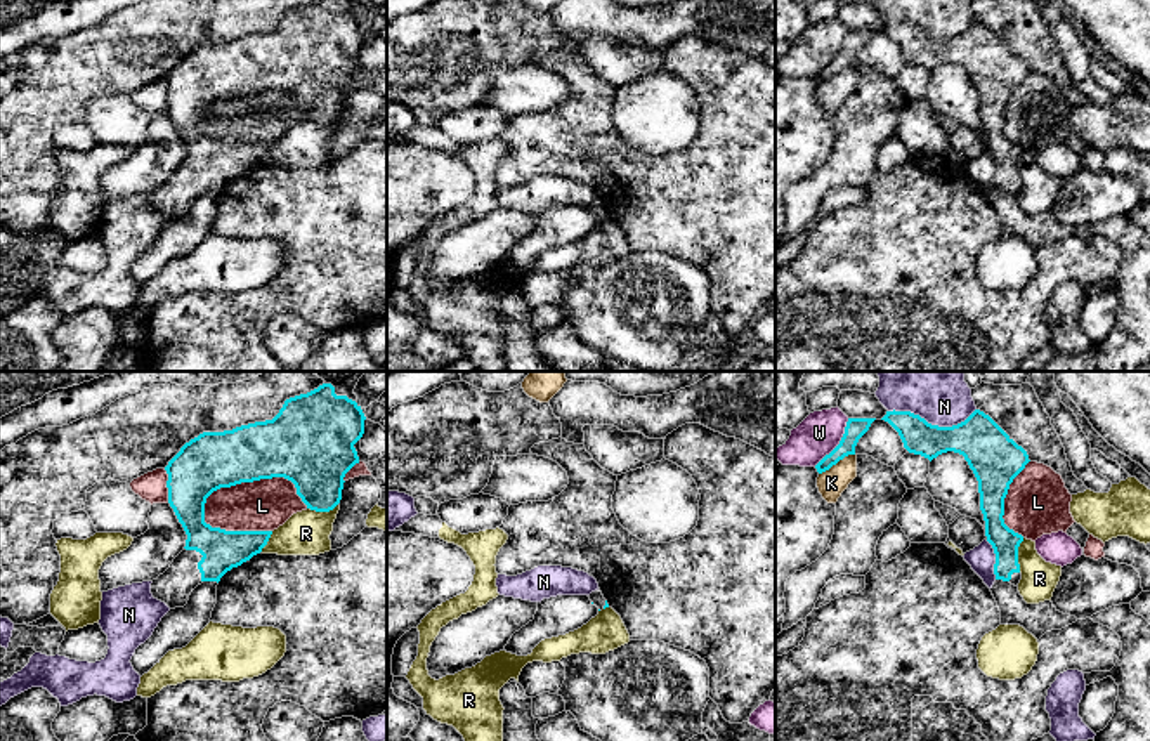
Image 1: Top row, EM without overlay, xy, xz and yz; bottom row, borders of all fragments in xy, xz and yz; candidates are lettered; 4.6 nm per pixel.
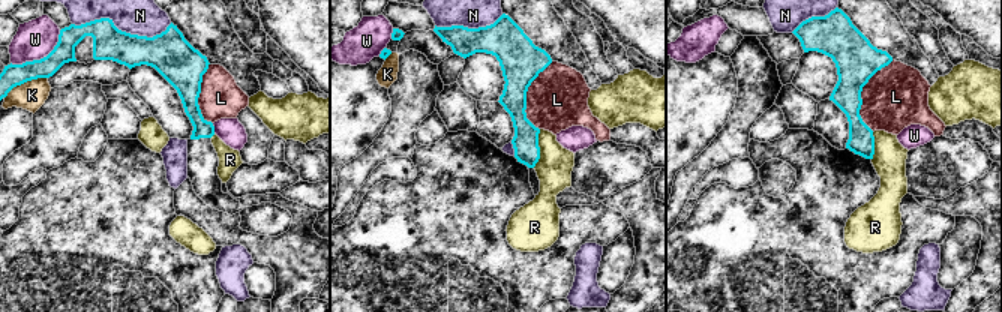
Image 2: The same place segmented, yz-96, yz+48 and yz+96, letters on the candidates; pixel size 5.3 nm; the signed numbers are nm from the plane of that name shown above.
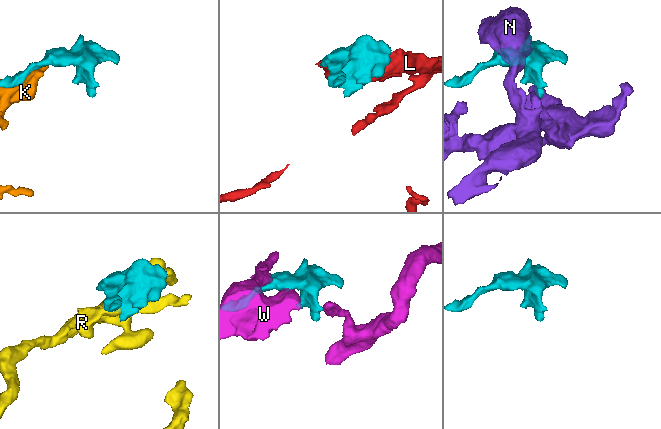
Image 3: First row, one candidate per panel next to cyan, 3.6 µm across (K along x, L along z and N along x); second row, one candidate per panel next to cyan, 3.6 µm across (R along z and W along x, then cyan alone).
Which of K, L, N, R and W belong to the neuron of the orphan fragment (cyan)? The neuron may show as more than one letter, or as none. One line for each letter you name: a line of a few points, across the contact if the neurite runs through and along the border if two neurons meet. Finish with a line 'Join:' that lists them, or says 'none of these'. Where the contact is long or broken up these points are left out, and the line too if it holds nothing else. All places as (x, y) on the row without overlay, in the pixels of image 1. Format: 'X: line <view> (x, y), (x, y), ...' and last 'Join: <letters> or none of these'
Join: none of these

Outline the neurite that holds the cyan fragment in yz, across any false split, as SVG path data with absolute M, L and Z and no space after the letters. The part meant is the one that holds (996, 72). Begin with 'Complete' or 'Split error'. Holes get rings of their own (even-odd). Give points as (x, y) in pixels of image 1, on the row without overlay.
Split error. M895 21L886 23L881 31L898 43L909 64L930 73L947 62L964 68L978 92L985 148L996 165L996 191L1018 198L1018 158L1023 148L1010 141L1003 127L1010 95L1030 73L1027 62L980 21L952 38L931 36L919 26Z

